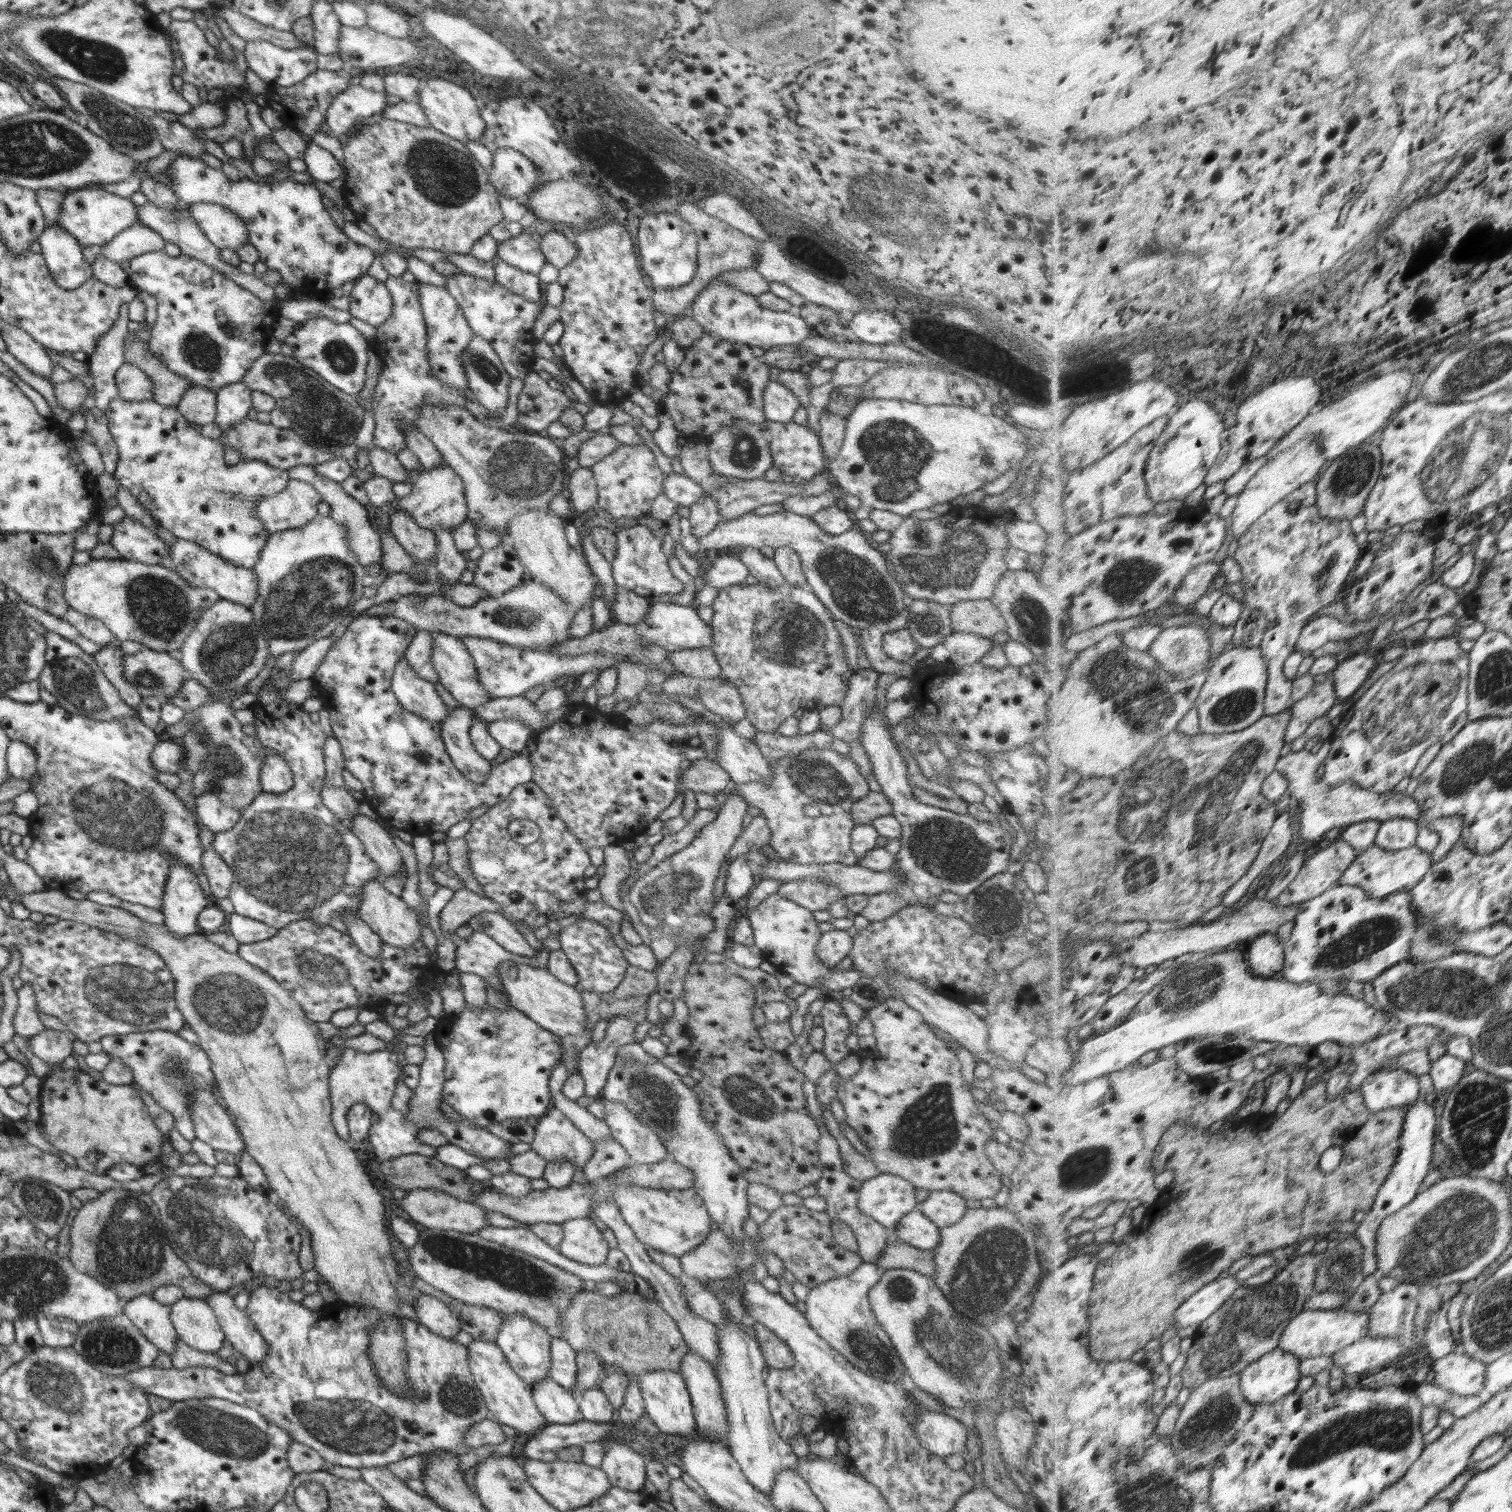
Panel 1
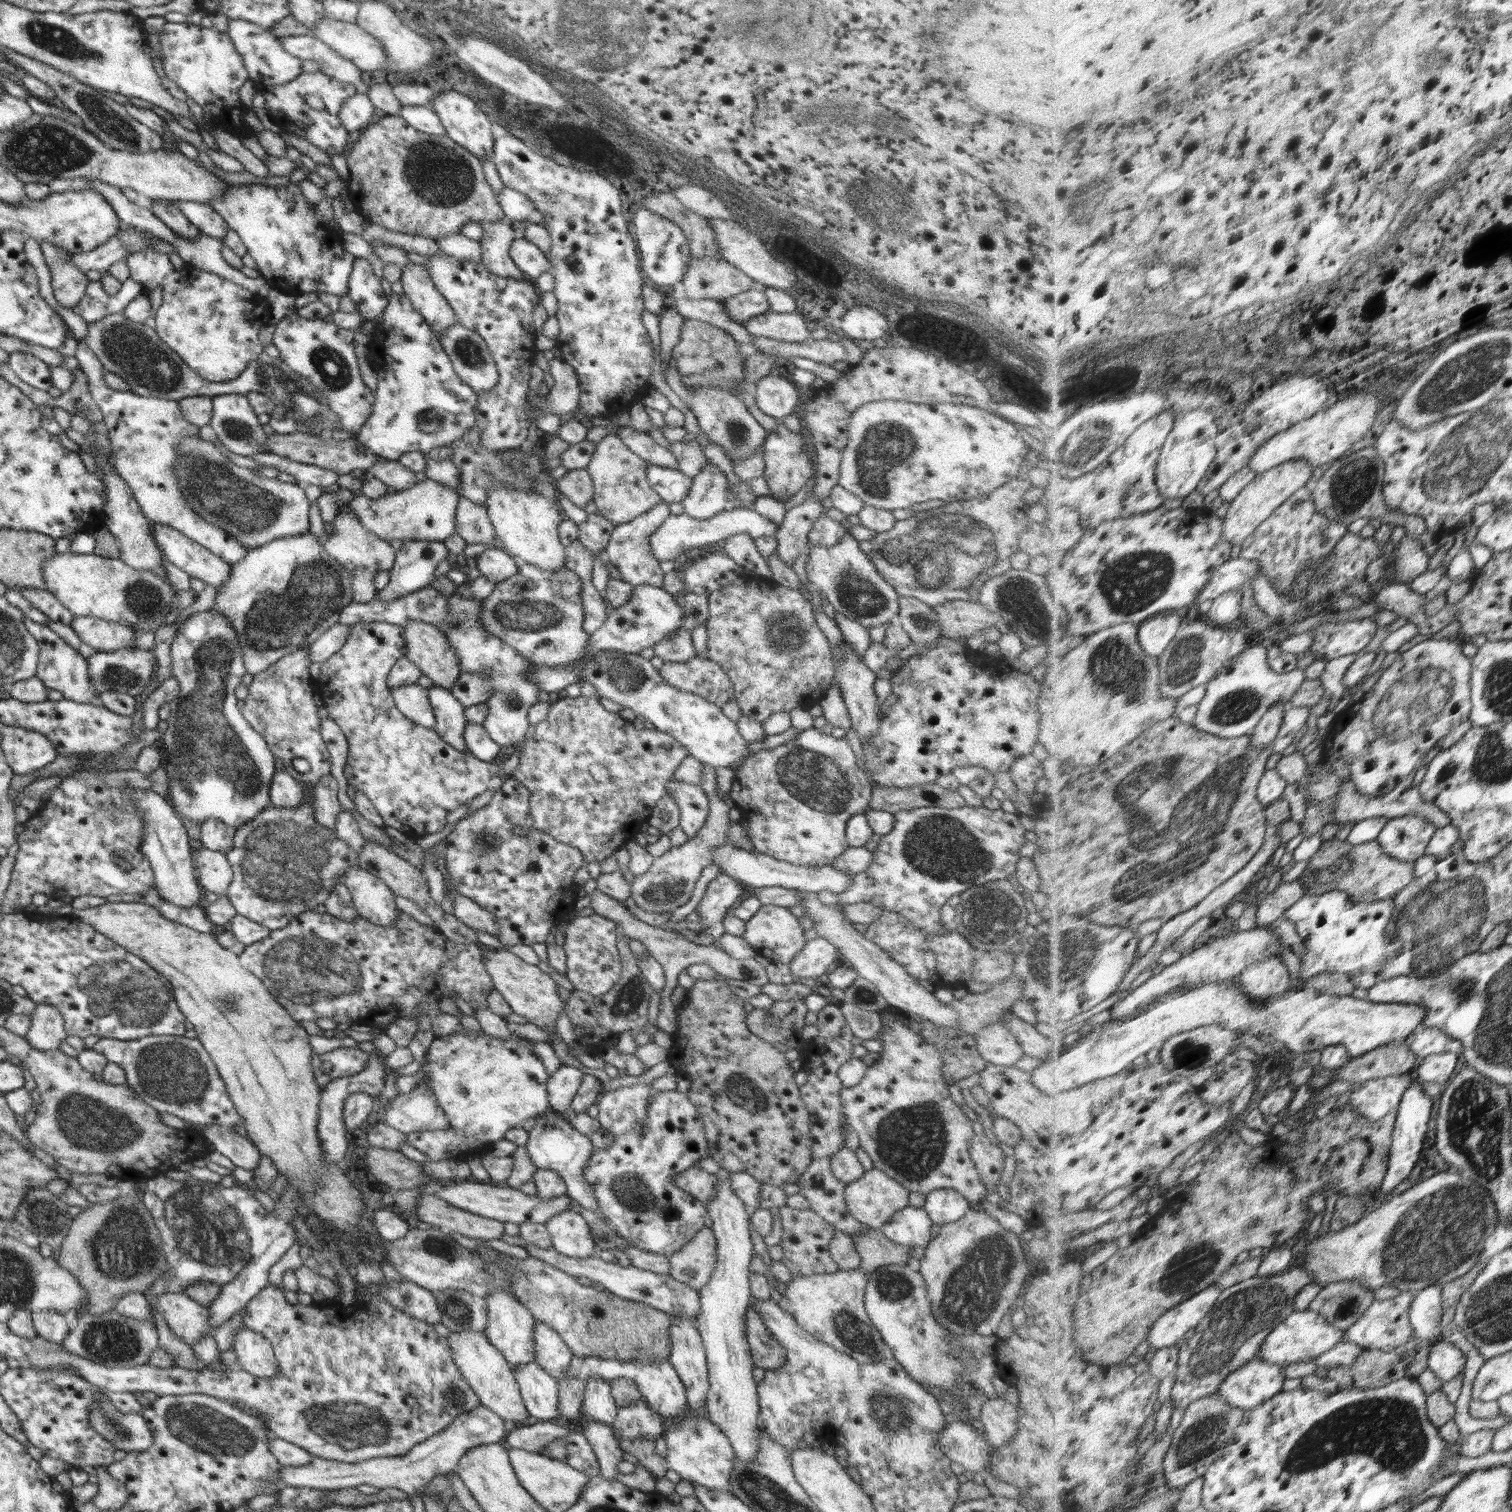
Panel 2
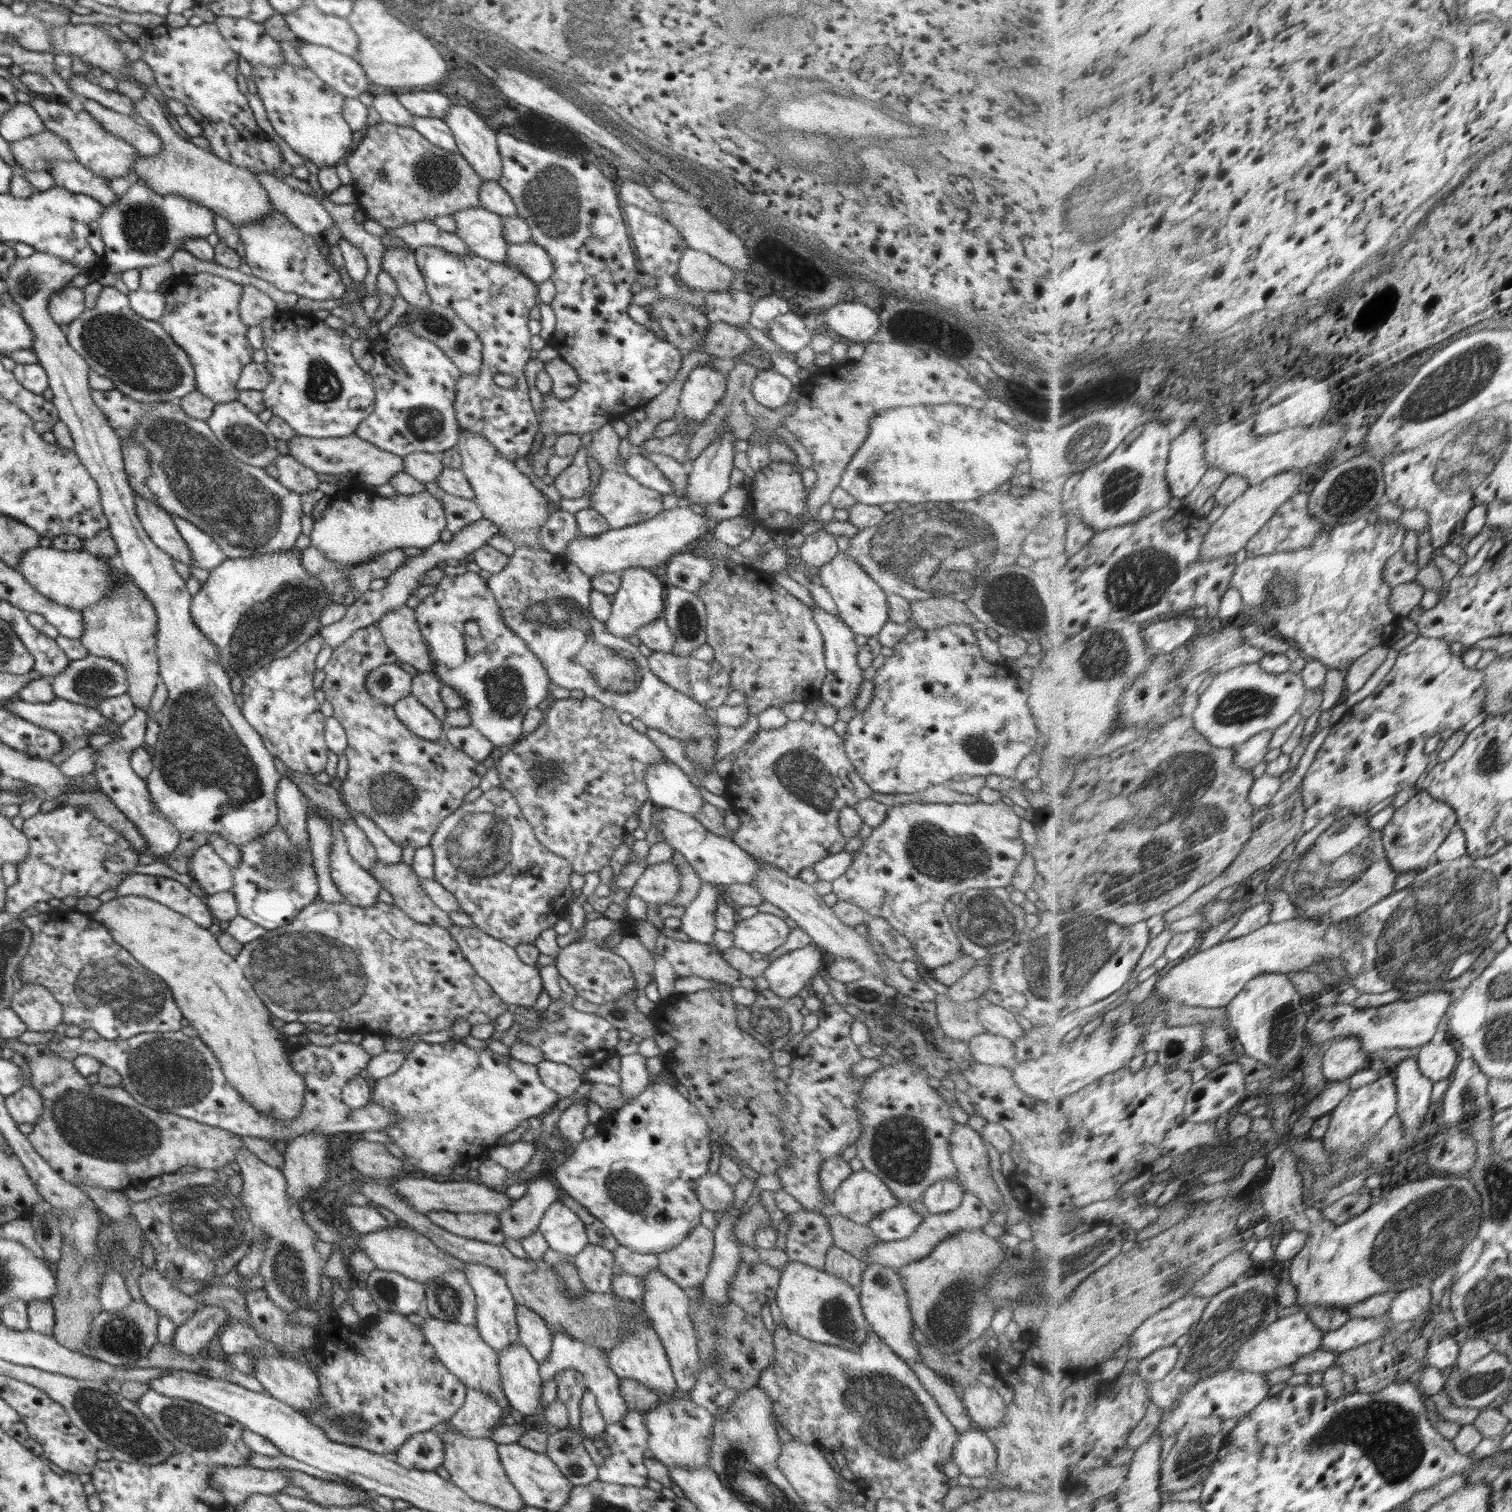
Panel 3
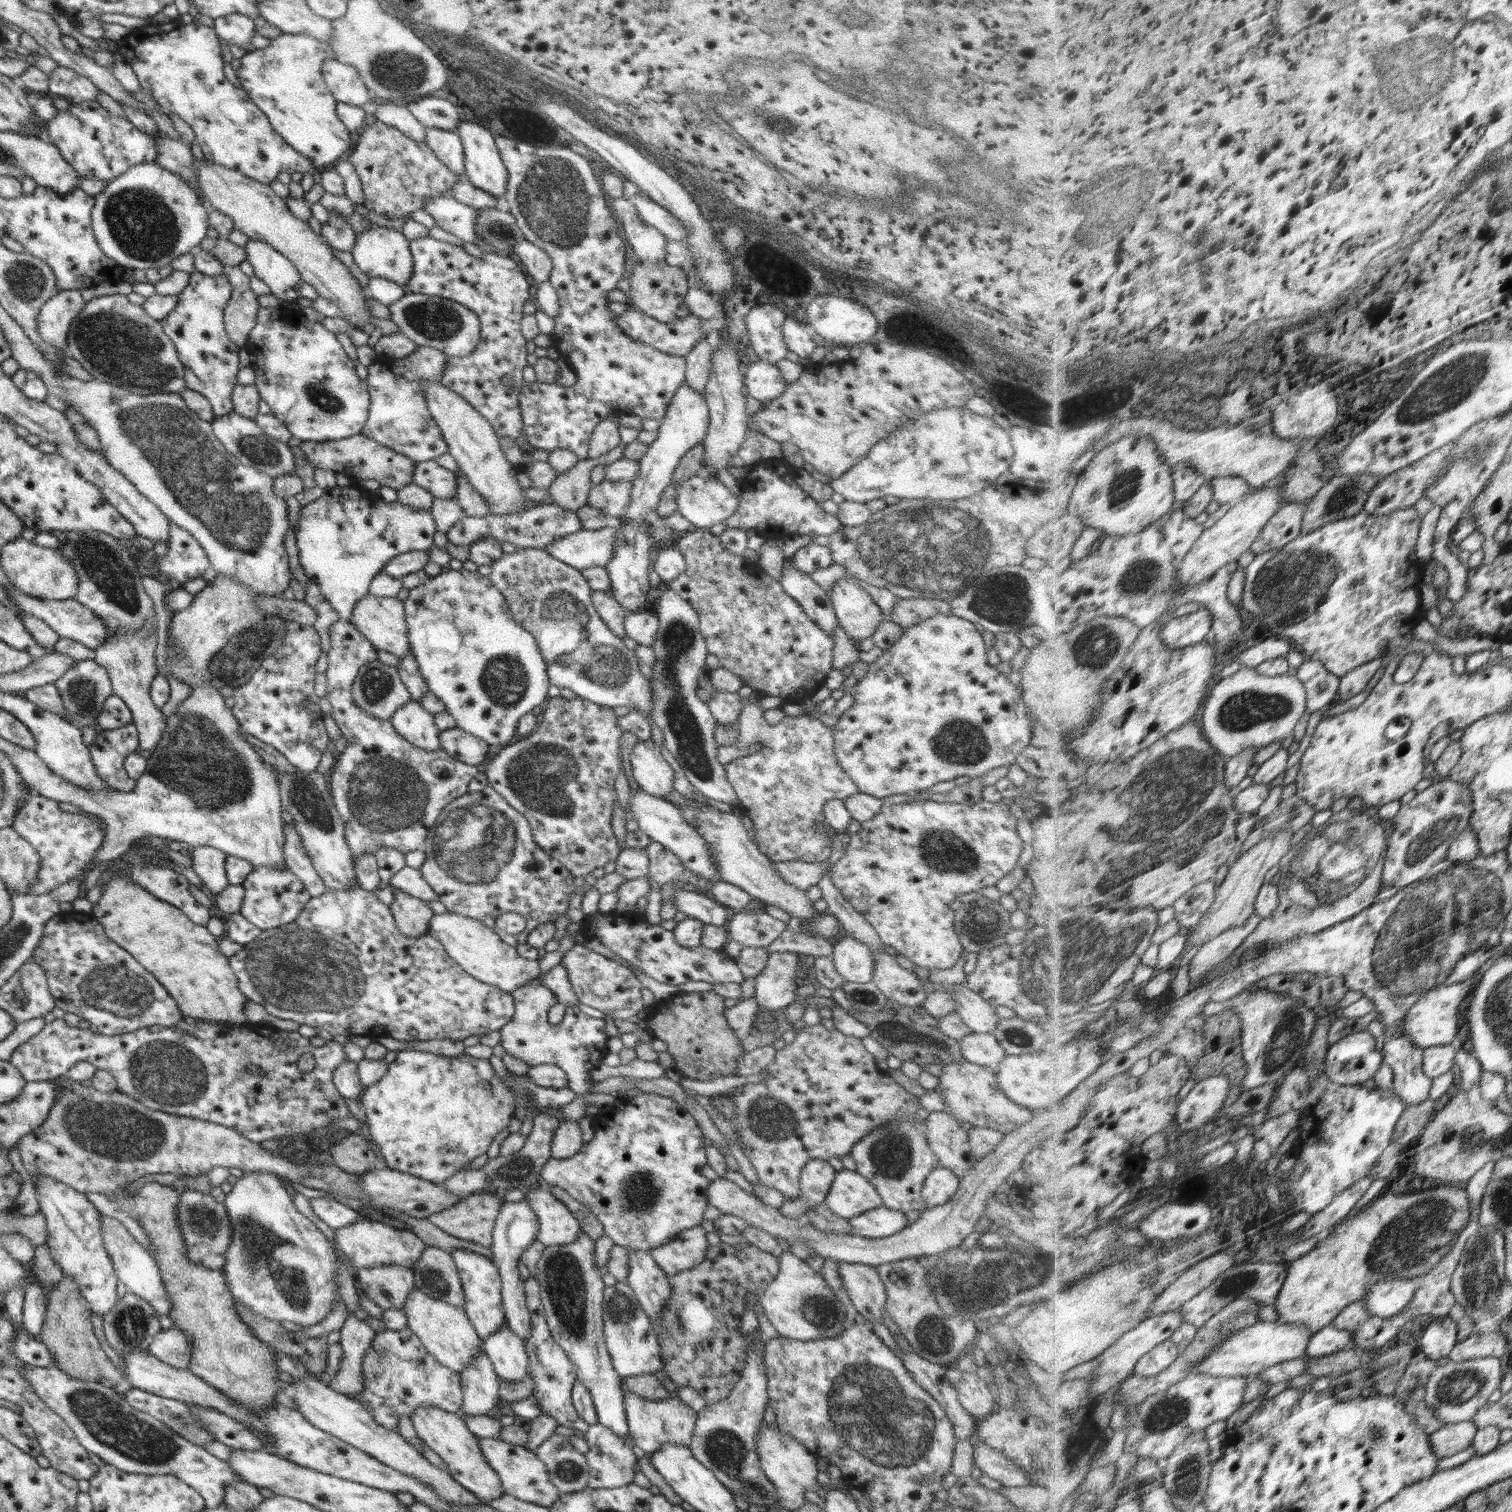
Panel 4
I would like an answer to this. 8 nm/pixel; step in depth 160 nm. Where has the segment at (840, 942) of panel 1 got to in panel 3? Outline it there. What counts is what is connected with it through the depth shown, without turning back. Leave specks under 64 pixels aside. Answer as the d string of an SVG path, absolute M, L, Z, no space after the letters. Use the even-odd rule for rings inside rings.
M810 944L770 962L763 976L770 984L770 990L786 1000L810 985L812 978L821 974L828 961L820 948Z

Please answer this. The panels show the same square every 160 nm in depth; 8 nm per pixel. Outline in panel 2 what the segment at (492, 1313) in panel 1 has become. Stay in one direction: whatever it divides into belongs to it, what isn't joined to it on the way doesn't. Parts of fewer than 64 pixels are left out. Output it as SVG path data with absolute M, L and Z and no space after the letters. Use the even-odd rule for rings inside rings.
M465 1290L433 1291L438 1308L442 1311L441 1323L450 1331L474 1330L483 1333L488 1324L487 1302Z

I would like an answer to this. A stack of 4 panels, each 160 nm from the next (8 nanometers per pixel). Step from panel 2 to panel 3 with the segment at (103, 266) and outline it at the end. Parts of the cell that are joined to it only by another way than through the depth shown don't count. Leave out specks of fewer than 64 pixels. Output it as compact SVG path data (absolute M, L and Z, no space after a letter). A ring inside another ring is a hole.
M34 251L26 258L17 256L9 268L7 289L13 301L20 307L21 315L35 334L31 349L39 358L38 364L44 368L48 386L53 392L52 404L58 410L59 420L68 428L74 442L74 453L97 483L101 494L101 507L107 518L107 529L114 537L117 547L117 563L139 586L154 605L157 614L157 649L159 673L166 686L168 696L159 714L160 734L158 742L149 750L152 755L152 770L145 778L152 795L153 805L182 832L204 832L226 837L238 848L257 836L272 830L278 824L276 787L282 775L274 766L274 756L266 750L260 734L244 718L242 709L234 703L231 678L219 663L217 646L196 626L190 614L191 595L186 582L172 564L172 557L164 553L148 538L137 517L133 489L126 480L121 452L121 442L108 425L108 420L91 398L88 363L69 345L65 330L60 328L50 316L48 297L52 292L69 284L81 268L61 258L42 251Z

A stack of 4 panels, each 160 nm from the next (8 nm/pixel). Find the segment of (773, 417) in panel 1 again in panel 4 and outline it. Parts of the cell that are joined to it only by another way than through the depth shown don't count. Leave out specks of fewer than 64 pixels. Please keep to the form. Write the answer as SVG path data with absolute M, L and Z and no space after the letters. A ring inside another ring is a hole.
M762 360L744 368L743 377L746 394L763 404L778 398L787 387L778 367Z

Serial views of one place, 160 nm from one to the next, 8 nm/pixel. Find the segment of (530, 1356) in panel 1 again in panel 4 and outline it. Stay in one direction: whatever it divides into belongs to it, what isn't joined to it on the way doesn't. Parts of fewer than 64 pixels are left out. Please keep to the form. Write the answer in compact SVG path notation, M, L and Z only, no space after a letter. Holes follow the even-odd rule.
M457 1248L450 1254L462 1283L464 1310L467 1312L477 1335L484 1341L488 1335L498 1332L501 1326L507 1324L501 1295L502 1279L498 1267L491 1259L465 1248Z

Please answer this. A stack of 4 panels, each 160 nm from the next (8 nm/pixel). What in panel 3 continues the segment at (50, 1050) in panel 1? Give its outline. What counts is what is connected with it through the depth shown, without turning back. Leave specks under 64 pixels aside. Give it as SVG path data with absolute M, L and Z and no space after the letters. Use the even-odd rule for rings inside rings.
M33 982L22 983L22 989L15 990L11 1000L13 1012L24 1022L28 1031L56 1031L58 1024L63 1022L61 1004L45 986Z

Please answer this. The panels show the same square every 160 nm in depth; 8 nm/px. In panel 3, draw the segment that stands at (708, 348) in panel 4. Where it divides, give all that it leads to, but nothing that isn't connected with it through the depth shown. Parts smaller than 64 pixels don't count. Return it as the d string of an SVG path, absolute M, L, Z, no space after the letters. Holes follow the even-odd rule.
M714 365L691 369L680 393L680 413L694 421L696 429L712 415L727 389L727 377Z

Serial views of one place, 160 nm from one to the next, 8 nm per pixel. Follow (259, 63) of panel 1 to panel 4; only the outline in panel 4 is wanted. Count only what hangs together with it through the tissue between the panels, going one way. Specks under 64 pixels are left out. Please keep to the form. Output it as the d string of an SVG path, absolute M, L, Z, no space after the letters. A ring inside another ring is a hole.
M233 13L214 19L212 30L230 45L236 44L236 46L244 48L246 52L255 50L250 40L252 40L252 36L256 35L256 30L254 30L253 20L249 17Z

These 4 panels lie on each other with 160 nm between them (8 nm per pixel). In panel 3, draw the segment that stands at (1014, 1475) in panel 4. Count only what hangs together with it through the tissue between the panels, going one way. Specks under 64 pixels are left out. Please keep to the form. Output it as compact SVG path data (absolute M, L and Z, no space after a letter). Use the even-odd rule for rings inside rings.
M975 1427L957 1436L952 1460L968 1477L985 1476L997 1470L997 1450L988 1436Z

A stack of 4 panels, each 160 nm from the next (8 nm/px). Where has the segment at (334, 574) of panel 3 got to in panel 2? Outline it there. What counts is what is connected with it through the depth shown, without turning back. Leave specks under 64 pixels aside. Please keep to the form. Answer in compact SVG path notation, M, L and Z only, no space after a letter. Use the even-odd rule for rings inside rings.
M348 505L339 508L331 523L335 526L334 532L330 536L320 538L320 546L351 576L352 600L359 603L370 602L377 593L374 587L374 575L381 570L390 570L393 567L396 550L390 546L389 542L370 534Z

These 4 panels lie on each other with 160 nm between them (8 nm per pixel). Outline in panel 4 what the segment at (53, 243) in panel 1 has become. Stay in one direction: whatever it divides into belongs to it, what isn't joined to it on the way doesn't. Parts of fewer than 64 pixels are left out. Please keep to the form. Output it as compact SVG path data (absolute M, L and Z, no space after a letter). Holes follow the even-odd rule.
M78 289L54 293L40 307L37 316L39 335L45 343L65 350L70 323L85 307L85 303Z

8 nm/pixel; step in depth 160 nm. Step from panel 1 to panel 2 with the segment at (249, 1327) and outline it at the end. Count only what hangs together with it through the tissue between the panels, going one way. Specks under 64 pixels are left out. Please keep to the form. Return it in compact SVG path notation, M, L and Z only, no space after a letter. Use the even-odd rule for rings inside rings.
M242 1325L233 1336L233 1350L244 1373L262 1380L278 1376L278 1363L272 1345L256 1331Z

